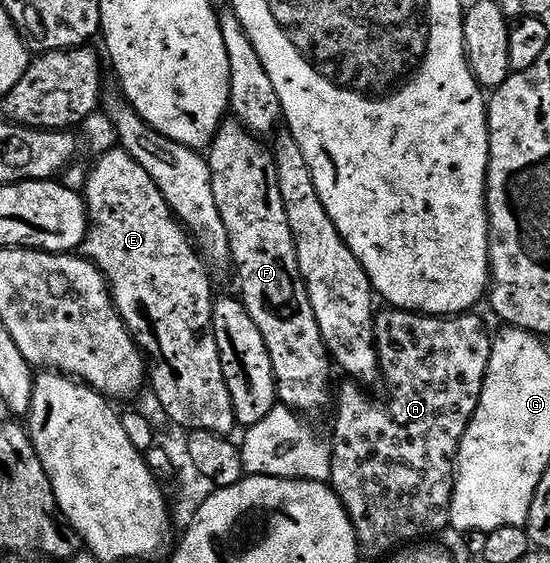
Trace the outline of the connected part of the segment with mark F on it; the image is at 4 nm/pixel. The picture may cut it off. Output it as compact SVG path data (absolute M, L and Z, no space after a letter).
M237 120L223 121L218 127L218 131L214 134L214 140L208 147L208 161L210 171L212 172L212 196L216 196L216 208L220 208L220 220L224 220L224 228L228 232L228 240L230 241L230 257L229 261L234 262L234 270L238 273L238 290L242 307L248 312L248 316L252 316L252 324L256 324L256 328L260 328L260 336L264 338L264 348L268 350L268 356L272 362L272 372L274 373L274 388L276 398L283 406L289 406L295 412L303 412L302 410L318 410L326 400L326 385L330 382L330 370L332 371L332 359L326 352L326 345L320 336L320 328L316 324L316 316L310 307L310 301L306 295L306 289L302 283L302 278L298 274L298 261L296 260L296 246L292 230L288 224L288 216L284 208L284 200L280 196L280 188L276 180L276 168L274 167L274 156L269 149L266 150L261 146L259 139L251 134L241 122Z

